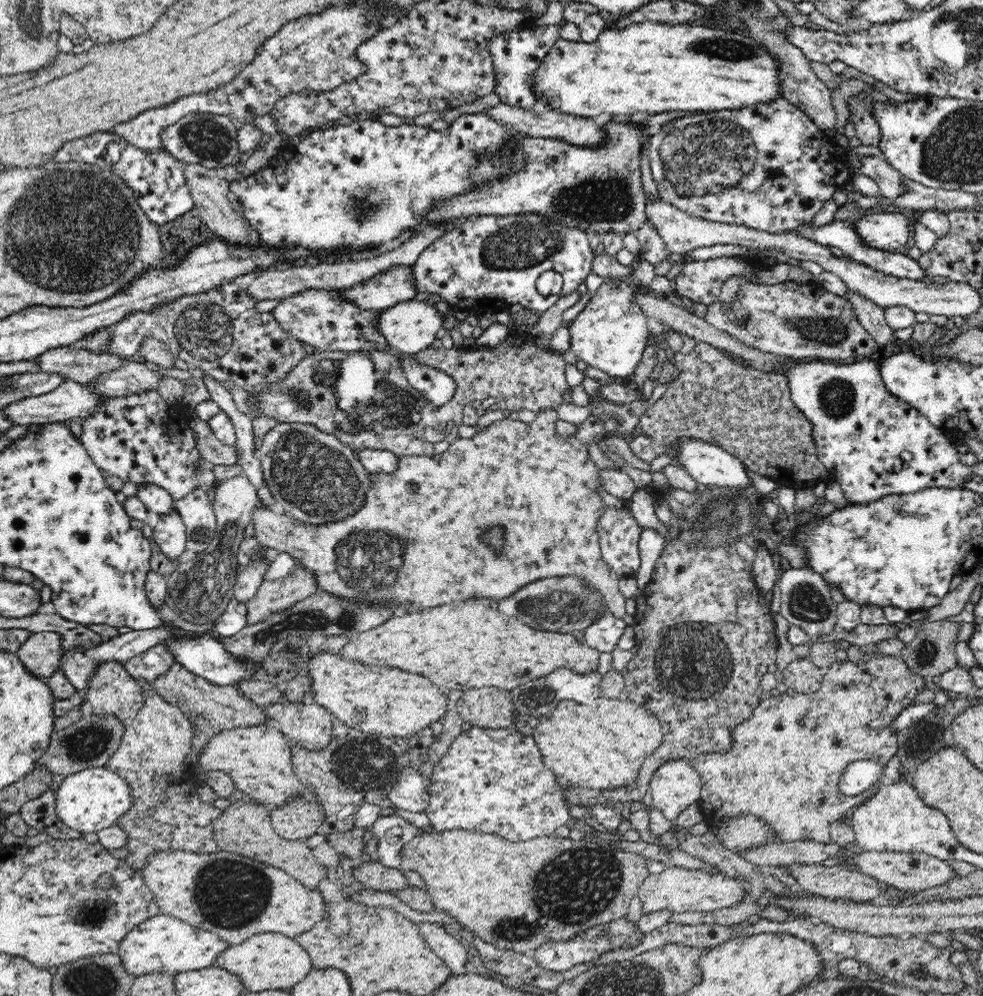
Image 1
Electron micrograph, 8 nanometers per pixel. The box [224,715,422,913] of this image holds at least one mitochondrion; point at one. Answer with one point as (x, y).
(360, 762)

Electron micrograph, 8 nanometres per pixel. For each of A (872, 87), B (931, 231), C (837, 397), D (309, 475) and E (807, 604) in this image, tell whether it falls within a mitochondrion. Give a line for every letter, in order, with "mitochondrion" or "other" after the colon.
A: other
B: other
C: mitochondrion
D: mitochondrion
E: mitochondrion

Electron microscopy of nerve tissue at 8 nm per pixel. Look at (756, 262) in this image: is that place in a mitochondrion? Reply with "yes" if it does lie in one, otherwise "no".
no

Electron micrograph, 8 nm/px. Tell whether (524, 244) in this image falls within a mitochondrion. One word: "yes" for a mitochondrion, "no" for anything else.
yes

